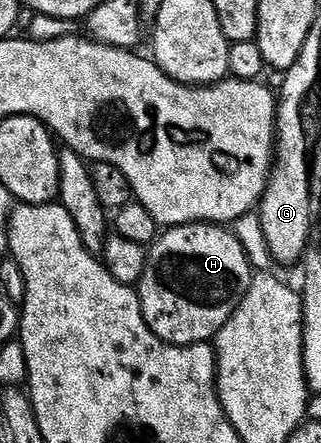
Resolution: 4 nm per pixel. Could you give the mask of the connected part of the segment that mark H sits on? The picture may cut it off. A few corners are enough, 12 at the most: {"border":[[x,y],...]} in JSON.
{"border":[[166,228],[137,284],[149,329],[214,340],[251,287],[241,240]]}

